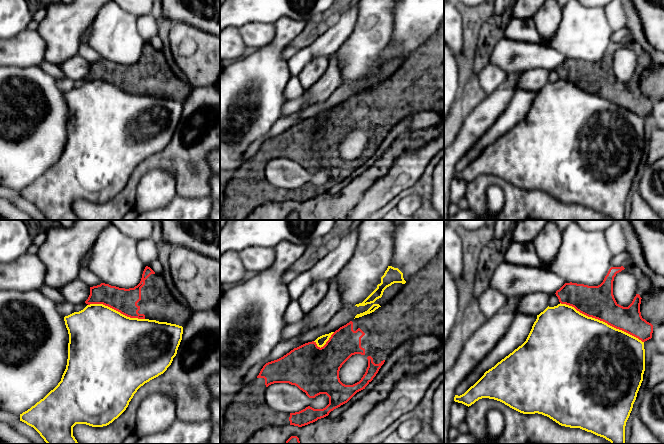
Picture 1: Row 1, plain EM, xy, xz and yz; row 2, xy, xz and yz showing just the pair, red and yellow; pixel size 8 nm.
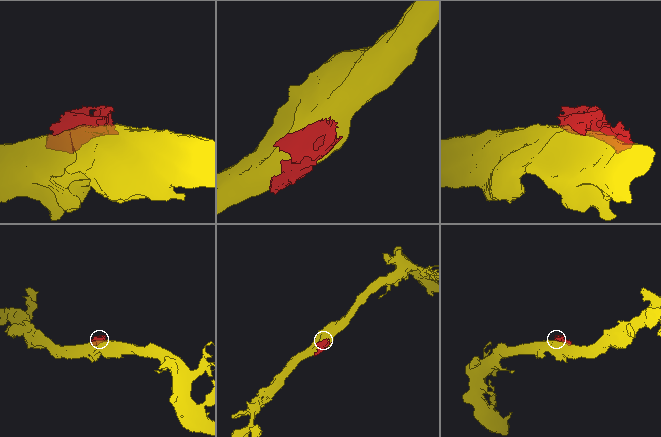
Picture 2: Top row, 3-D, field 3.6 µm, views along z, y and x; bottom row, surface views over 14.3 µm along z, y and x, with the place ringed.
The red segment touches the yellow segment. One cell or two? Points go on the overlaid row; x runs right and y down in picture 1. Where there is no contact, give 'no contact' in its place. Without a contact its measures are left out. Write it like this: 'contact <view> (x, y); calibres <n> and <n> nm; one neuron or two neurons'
contact yz (602, 320); calibres 260 and 480 nm; two neurons

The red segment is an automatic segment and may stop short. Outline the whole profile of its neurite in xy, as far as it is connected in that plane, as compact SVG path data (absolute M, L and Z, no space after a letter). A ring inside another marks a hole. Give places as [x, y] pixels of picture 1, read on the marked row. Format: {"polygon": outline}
{"polygon": "M148 266L143 271L140 283L134 288L125 289L101 283L90 287L90 295L85 303L88 305L103 304L130 318L156 320L182 327L193 313L189 306L184 306L173 297L163 282L162 276L156 274Z"}

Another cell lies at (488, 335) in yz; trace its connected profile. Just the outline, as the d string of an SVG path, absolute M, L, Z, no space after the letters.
M522 297L507 299L505 305L486 320L444 367L444 444L449 444L450 408L456 388L504 336L517 316L516 308Z

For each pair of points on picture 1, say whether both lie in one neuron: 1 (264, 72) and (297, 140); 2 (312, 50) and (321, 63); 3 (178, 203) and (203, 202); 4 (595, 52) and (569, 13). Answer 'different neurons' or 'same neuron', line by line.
1: different neurons
2: different neurons
3: same neuron
4: same neuron

